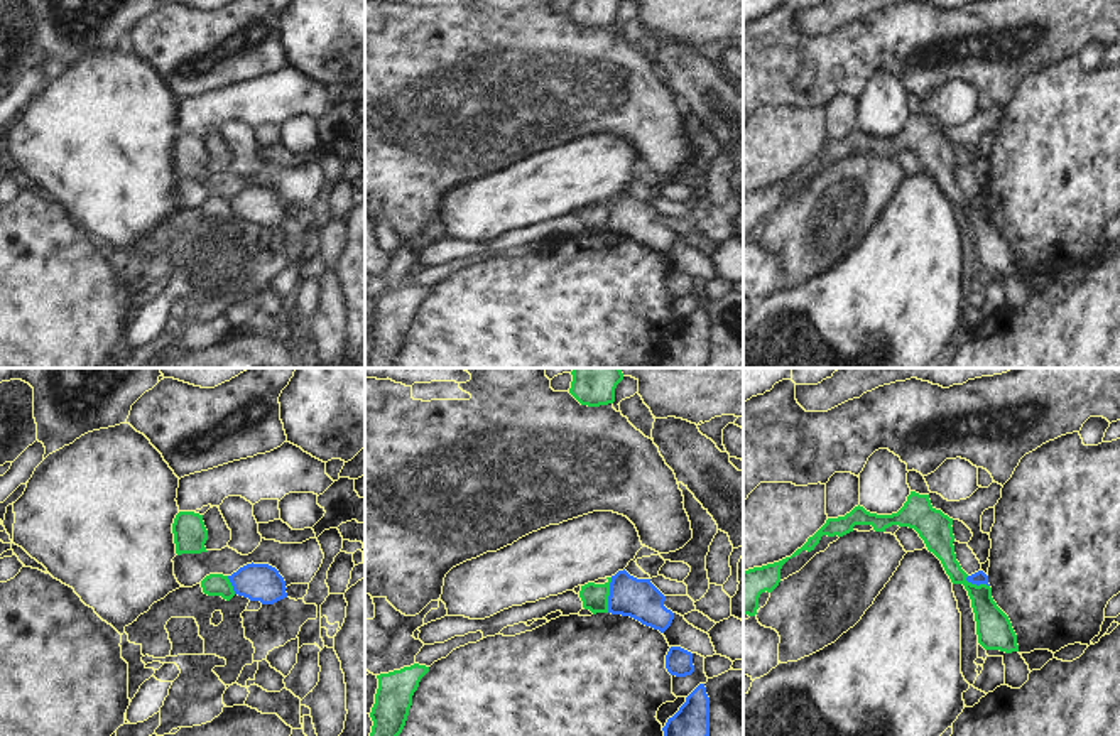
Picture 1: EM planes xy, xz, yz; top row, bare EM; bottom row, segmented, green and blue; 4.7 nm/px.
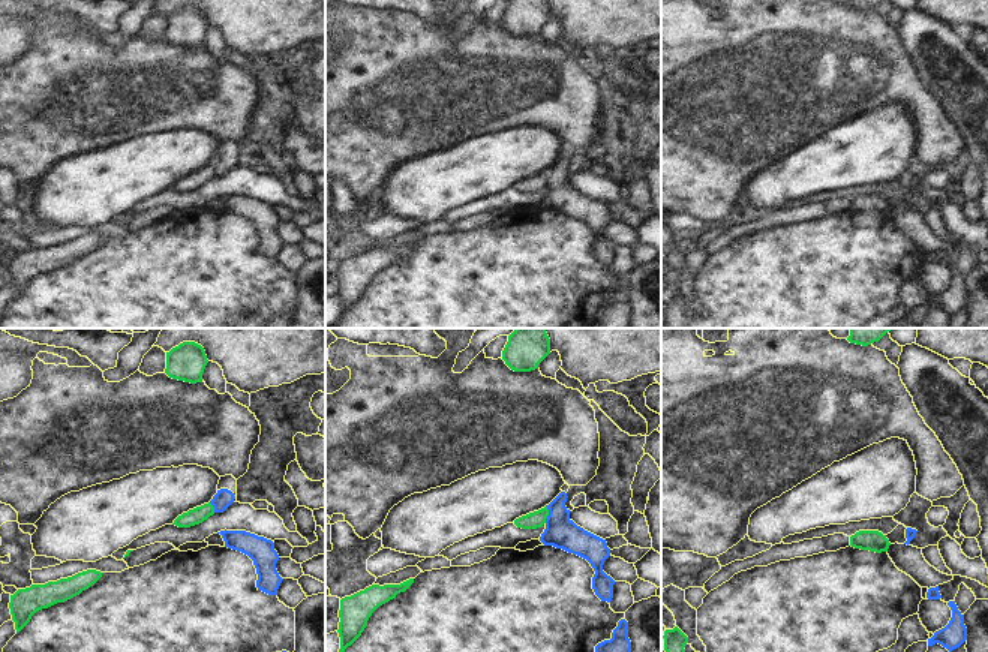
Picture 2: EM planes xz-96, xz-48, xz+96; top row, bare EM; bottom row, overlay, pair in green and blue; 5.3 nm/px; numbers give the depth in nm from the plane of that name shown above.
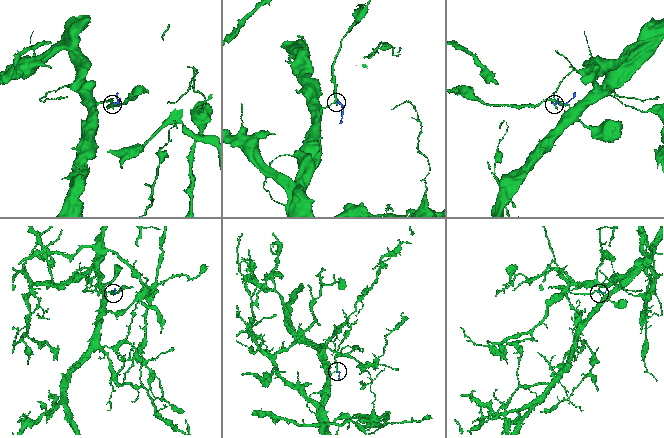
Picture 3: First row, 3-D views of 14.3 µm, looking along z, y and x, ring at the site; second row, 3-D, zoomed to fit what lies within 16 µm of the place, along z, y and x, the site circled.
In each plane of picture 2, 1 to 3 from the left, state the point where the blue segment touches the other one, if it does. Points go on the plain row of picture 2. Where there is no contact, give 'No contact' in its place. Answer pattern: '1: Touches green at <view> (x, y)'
1: Touches green at xz-96 (213, 171)
2: Touches green at xz-48 (547, 179)
3: No contact.

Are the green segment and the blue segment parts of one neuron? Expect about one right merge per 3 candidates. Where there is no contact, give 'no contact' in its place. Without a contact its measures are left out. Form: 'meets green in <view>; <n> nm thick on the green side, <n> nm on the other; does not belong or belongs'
meets green in xz; 130 nm thick on the green side, 190 nm on the other; does not belong

